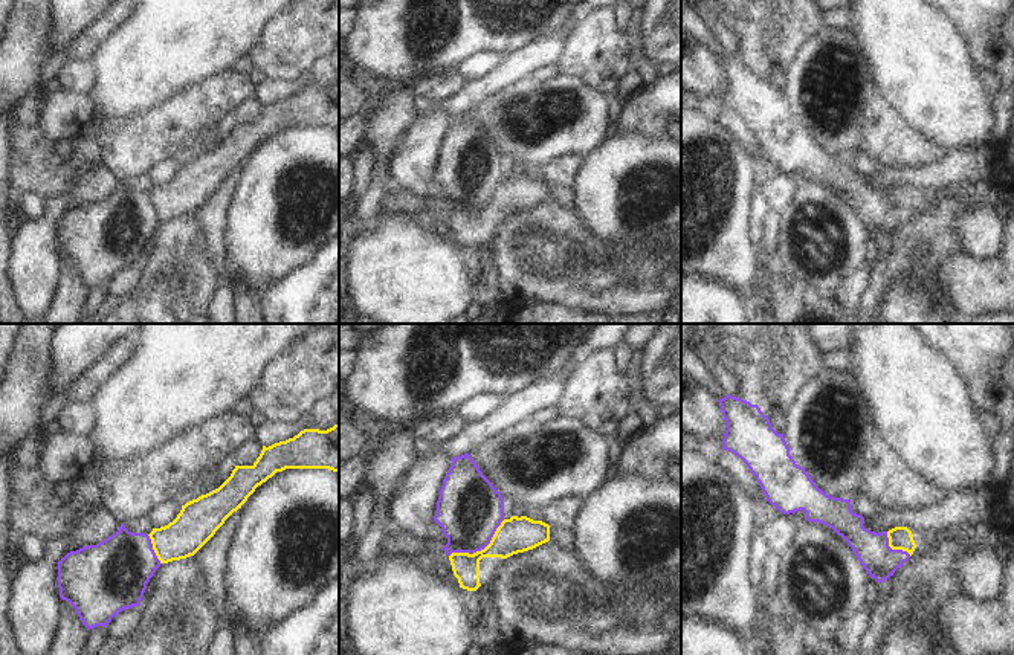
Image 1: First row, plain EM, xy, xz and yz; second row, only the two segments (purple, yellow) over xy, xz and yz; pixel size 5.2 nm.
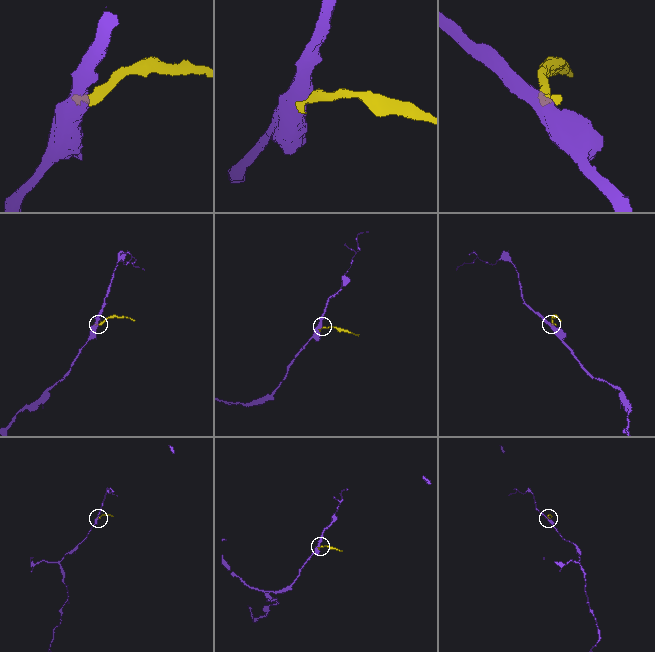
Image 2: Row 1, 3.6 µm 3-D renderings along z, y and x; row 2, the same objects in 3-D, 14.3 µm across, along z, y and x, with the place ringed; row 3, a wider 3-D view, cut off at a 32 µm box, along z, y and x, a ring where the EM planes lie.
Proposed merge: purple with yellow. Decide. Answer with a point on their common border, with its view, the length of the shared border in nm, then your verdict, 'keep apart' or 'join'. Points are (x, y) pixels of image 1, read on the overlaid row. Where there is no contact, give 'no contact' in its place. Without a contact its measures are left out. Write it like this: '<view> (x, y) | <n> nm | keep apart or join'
xz (480, 550) | 360 nm | keep apart

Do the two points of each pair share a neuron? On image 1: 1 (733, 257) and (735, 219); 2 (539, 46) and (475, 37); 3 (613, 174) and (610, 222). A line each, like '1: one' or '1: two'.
1: one
2: two
3: one

